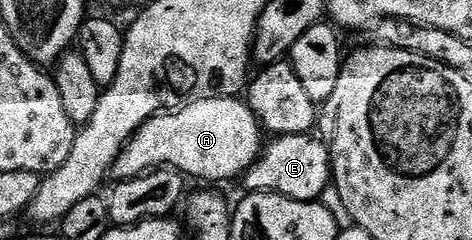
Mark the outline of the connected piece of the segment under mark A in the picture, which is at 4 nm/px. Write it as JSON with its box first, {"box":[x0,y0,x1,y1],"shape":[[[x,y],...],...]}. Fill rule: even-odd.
{"box":[110,96,262,181],"shape":[[[205,96],[188,103],[193,104],[188,104],[177,112],[165,111],[159,116],[151,116],[129,138],[112,162],[110,176],[113,181],[132,180],[135,176],[142,176],[158,168],[175,168],[177,172],[184,173],[185,177],[192,179],[193,176],[196,180],[232,180],[235,176],[236,179],[243,177],[262,151],[262,129],[252,109],[243,99],[235,96]]]}

